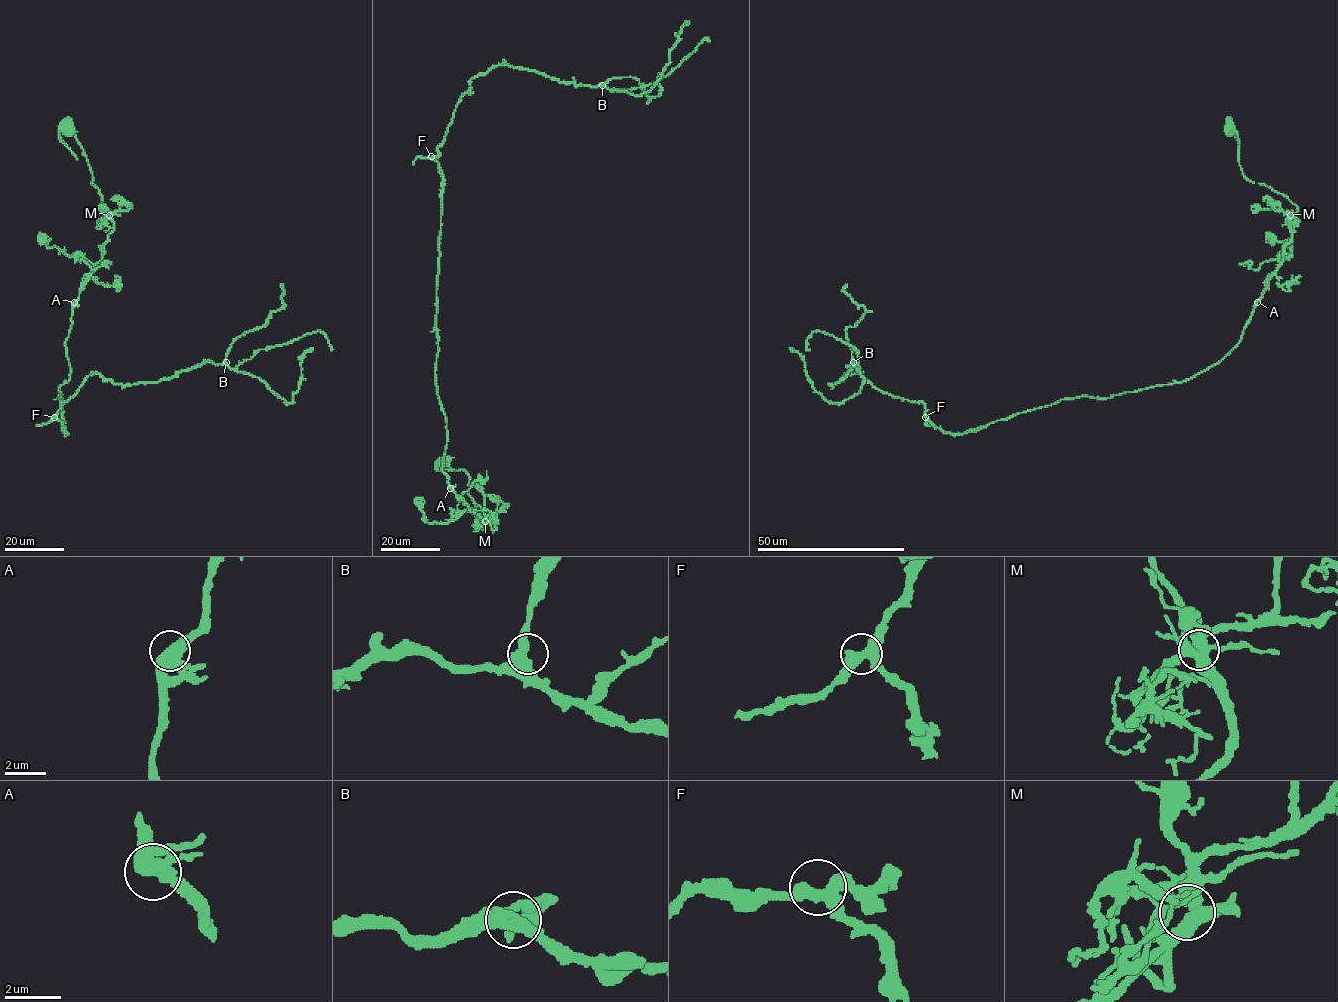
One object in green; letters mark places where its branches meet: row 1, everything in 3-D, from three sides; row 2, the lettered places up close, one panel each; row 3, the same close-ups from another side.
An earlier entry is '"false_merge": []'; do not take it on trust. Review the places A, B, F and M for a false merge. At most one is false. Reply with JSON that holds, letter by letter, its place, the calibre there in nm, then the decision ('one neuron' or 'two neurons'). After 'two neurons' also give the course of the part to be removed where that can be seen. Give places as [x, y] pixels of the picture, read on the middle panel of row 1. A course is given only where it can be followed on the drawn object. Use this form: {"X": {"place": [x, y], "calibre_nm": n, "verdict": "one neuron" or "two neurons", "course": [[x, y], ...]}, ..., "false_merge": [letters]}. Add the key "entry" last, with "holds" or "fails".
{"A": {"place": [450, 488], "calibre_nm": 400, "verdict": "two neurons", "course": [[450, 489], [451, 509], [477, 525], [476, 520], [482, 518], [485, 521], [482, 527]]}, "B": {"place": [602, 85], "calibre_nm": 400, "verdict": "one neuron"}, "F": {"place": [431, 156], "calibre_nm": 360, "verdict": "one neuron"}, "M": {"place": [485, 521], "calibre_nm": 400, "verdict": "one neuron"}, "false_merge": ["A"], "entry": "fails"}

